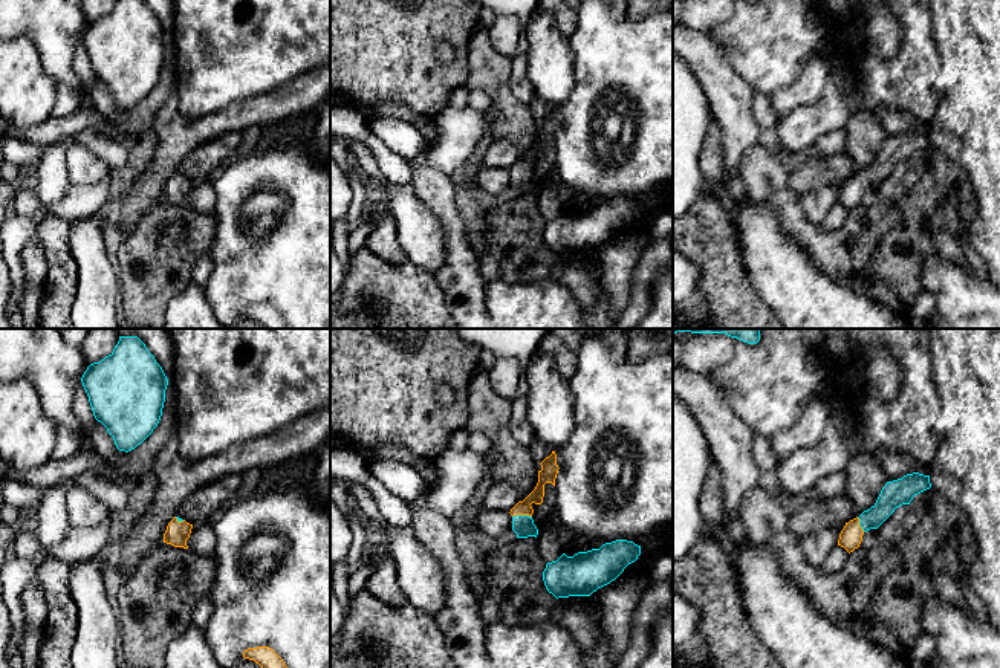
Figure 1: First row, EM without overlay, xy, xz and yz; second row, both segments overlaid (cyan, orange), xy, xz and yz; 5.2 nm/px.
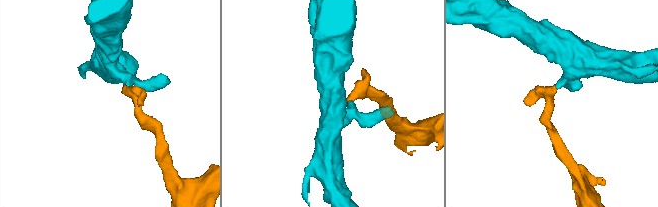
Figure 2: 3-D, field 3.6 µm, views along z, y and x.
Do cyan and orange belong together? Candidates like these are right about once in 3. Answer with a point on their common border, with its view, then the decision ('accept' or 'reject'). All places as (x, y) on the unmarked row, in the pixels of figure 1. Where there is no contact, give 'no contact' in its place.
xz (522, 173) | accept

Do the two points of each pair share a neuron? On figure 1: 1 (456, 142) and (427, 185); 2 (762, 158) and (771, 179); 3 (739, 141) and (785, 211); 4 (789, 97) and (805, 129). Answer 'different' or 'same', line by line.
1: different
2: same
3: different
4: different

